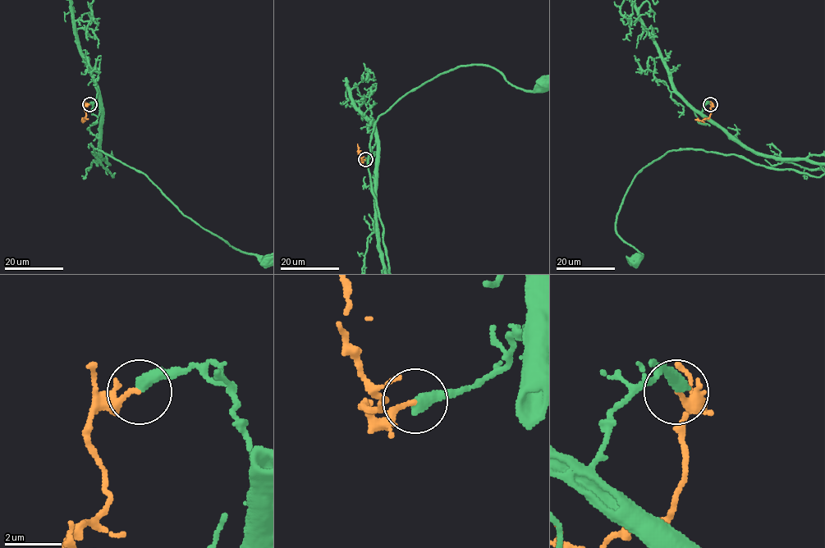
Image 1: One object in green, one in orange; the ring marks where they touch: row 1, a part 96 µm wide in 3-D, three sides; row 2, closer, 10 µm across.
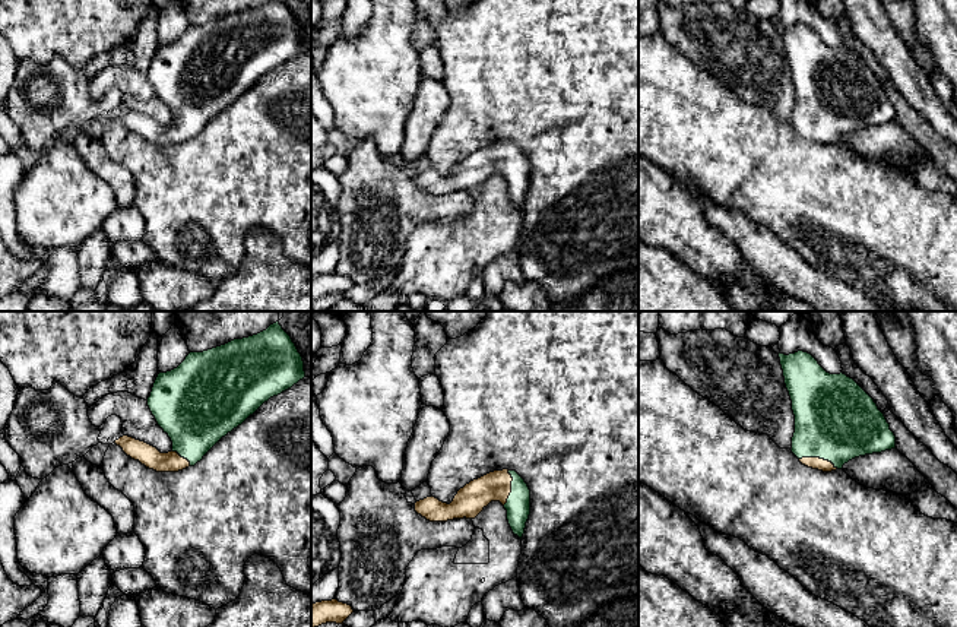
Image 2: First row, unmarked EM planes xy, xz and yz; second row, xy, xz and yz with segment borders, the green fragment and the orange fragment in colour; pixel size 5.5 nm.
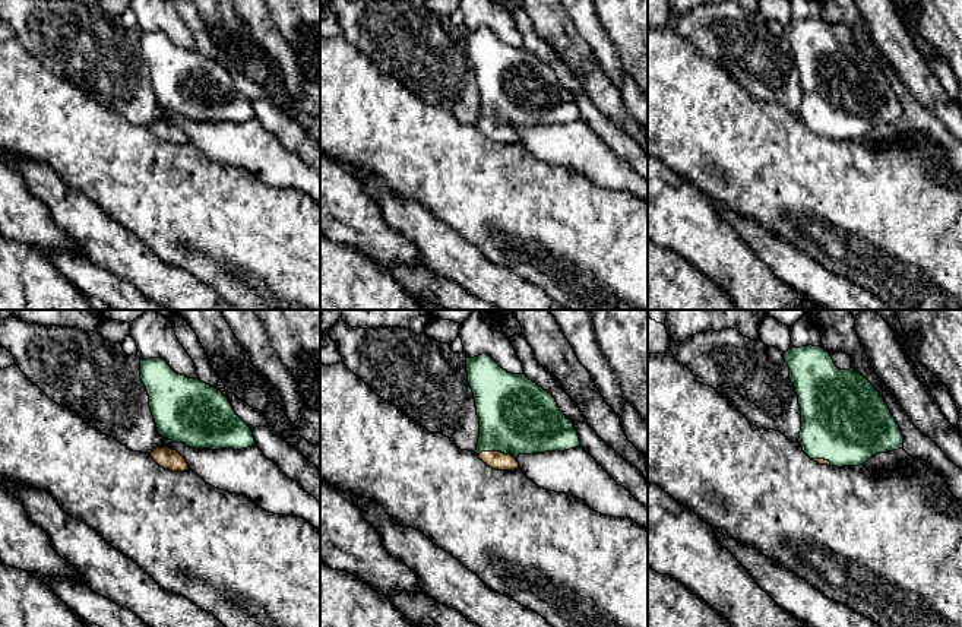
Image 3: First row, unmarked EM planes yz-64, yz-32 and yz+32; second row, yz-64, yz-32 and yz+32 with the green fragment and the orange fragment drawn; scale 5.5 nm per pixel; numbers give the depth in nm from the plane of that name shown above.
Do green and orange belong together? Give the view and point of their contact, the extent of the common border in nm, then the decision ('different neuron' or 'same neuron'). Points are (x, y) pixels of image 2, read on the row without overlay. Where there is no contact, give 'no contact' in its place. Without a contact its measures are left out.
yz (818, 129) | 220 nm | same neuron

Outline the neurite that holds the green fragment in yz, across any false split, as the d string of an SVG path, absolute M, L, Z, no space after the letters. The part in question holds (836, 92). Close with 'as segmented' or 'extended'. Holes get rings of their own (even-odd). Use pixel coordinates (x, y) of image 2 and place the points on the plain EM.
M808 25L780 26L792 73L792 126L808 140L842 142L849 133L896 121L896 108L874 72L846 47L830 47Z; extended

